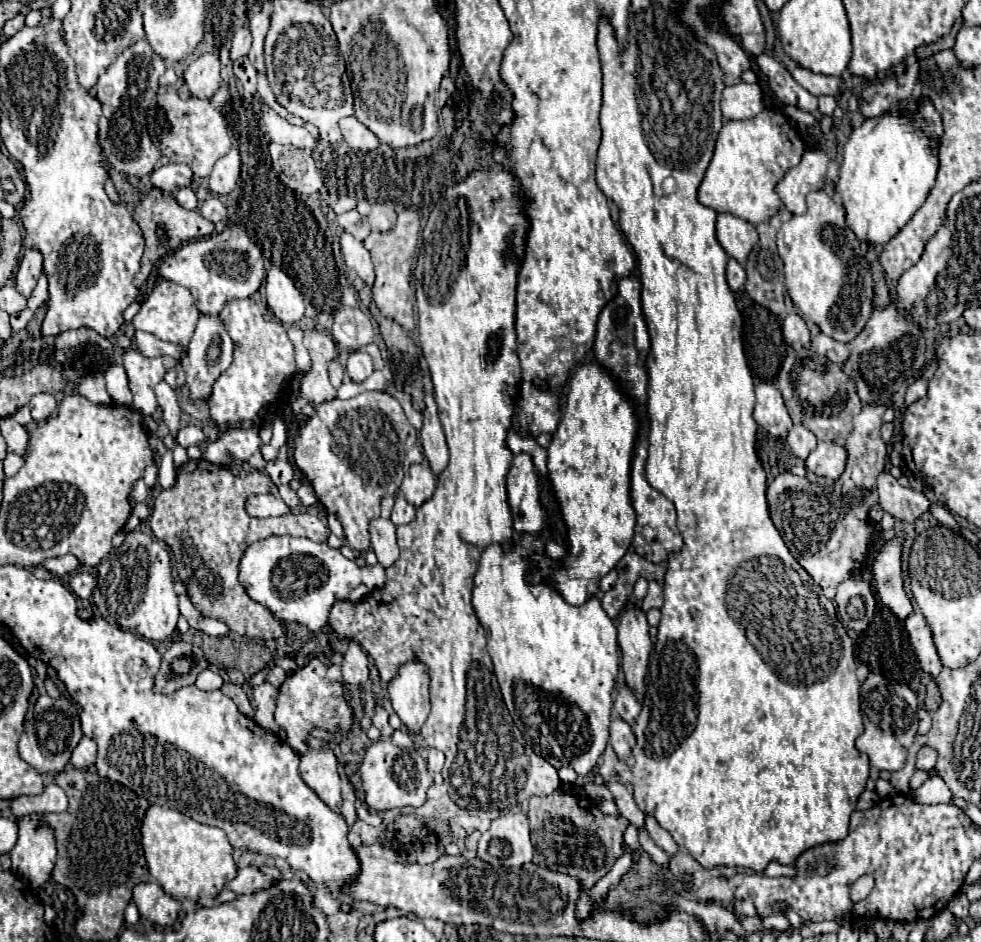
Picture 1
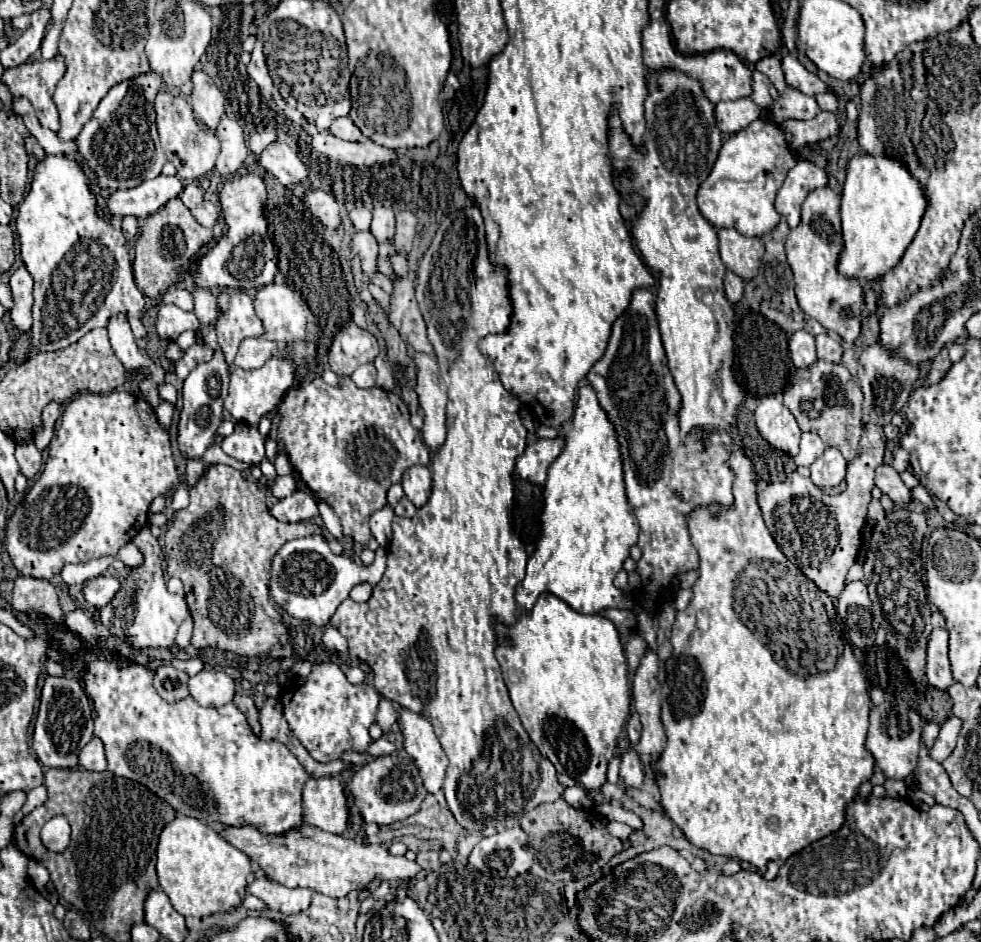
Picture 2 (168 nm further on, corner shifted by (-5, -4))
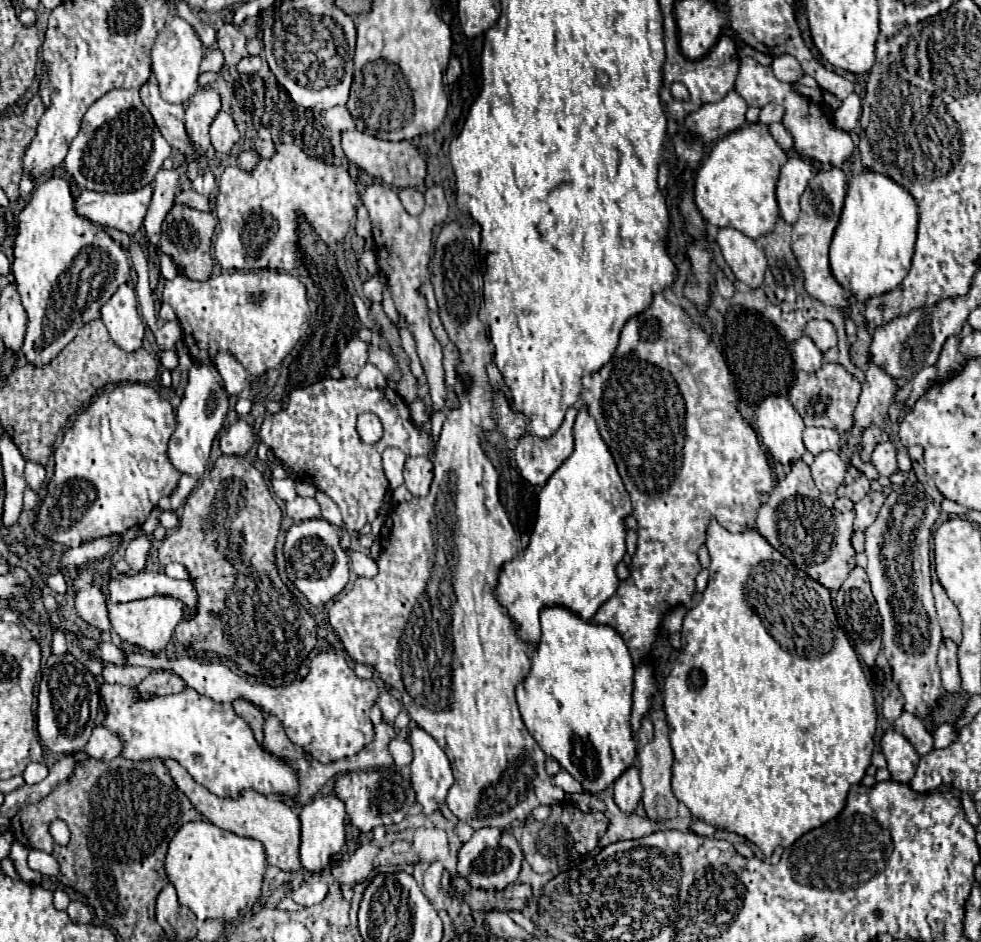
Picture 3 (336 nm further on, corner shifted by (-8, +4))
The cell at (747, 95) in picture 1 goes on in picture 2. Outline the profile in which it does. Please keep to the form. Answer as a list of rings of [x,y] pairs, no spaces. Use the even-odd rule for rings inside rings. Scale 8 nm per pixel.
[[[738,98],[716,104],[716,120],[724,134],[734,134],[760,118],[762,108],[752,98]]]

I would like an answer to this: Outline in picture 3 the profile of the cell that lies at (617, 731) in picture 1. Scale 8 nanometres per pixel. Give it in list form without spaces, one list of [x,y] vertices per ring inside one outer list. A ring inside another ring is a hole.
[[[629,768],[623,772],[623,776],[613,784],[613,800],[619,806],[621,812],[633,814],[637,808],[637,802],[641,800],[641,782],[639,782],[639,770]]]

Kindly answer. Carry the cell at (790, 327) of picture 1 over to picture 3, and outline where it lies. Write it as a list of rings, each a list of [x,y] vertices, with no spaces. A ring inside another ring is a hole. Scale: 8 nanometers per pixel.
[[[807,336],[797,340],[795,342],[795,368],[803,372],[817,372],[821,366],[823,366],[823,354],[813,344],[813,340],[809,340]]]

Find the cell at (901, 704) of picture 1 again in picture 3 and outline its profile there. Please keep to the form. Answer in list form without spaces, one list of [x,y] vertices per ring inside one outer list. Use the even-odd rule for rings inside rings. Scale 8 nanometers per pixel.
[[[889,728],[881,740],[881,752],[887,758],[887,770],[891,778],[895,782],[909,784],[909,780],[915,776],[917,760],[919,760],[919,754],[909,744],[909,740],[905,740],[905,736]]]

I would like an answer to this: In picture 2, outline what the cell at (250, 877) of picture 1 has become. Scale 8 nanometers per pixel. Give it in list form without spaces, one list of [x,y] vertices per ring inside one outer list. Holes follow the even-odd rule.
[[[254,878],[248,888],[248,894],[260,898],[268,908],[280,910],[282,914],[296,914],[311,903],[312,890],[308,888],[288,888],[278,885],[270,878]]]

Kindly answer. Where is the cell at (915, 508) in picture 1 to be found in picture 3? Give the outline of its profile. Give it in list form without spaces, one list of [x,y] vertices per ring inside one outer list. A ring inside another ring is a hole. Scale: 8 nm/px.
[[[881,442],[875,446],[873,450],[873,458],[871,458],[873,466],[877,468],[877,472],[881,476],[891,476],[893,472],[897,472],[897,458],[895,458],[895,448],[891,442]]]

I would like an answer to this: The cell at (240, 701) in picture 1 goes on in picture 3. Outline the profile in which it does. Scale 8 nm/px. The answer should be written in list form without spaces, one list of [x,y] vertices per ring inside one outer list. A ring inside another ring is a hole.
[[[235,700],[235,702],[233,702],[233,708],[235,708],[235,712],[251,726],[251,730],[253,730],[253,734],[255,734],[255,740],[261,744],[261,742],[263,742],[265,714],[263,714],[257,706],[249,704],[247,700]]]

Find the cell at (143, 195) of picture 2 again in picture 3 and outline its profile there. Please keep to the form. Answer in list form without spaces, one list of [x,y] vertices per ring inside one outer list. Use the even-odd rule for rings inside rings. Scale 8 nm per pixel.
[[[153,184],[129,194],[99,194],[81,190],[75,198],[75,212],[97,226],[117,228],[129,236],[135,236],[149,208],[151,194]]]

